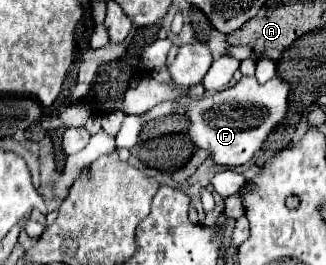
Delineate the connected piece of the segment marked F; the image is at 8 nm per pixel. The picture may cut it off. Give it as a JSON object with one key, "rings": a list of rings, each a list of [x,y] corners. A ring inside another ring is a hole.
{"rings":[[[279,76],[261,84],[257,78],[241,78],[235,86],[215,92],[203,100],[189,102],[185,114],[191,120],[189,136],[197,148],[209,150],[211,158],[221,166],[247,164],[257,150],[263,148],[267,136],[283,124],[289,114],[291,86]]]}

